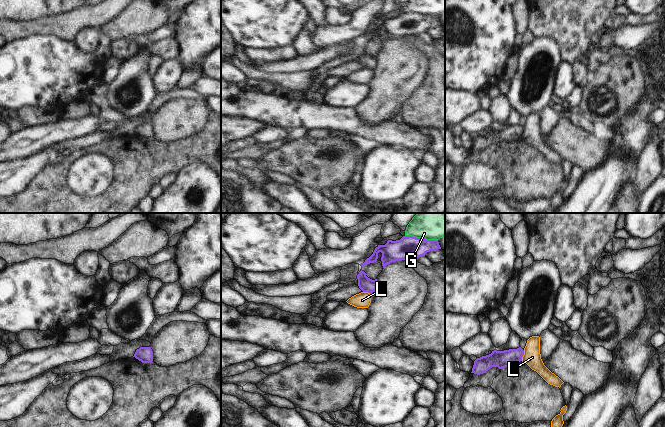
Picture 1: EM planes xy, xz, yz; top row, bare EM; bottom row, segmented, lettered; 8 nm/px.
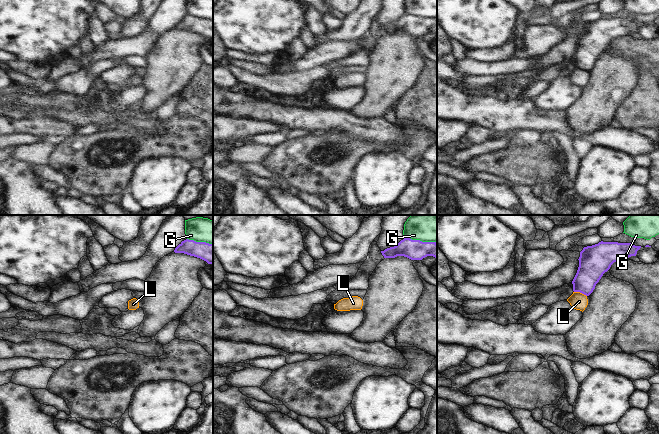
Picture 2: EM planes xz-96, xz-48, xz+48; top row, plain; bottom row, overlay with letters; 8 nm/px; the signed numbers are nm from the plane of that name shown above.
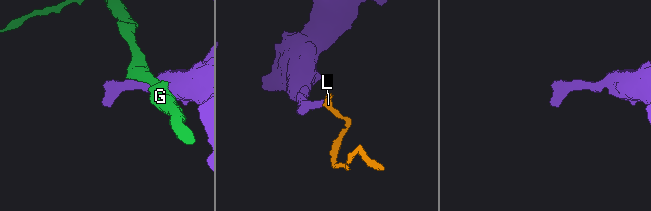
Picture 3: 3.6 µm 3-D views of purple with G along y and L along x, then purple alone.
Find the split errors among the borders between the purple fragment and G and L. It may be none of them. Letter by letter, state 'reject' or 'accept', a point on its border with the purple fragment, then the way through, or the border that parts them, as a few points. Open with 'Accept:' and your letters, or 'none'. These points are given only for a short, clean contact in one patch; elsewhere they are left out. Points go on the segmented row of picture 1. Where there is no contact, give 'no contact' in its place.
Accept: none
G: reject | xz (421, 238)
L: reject | yz (523, 354) | along yz (524, 350), (521, 360)

